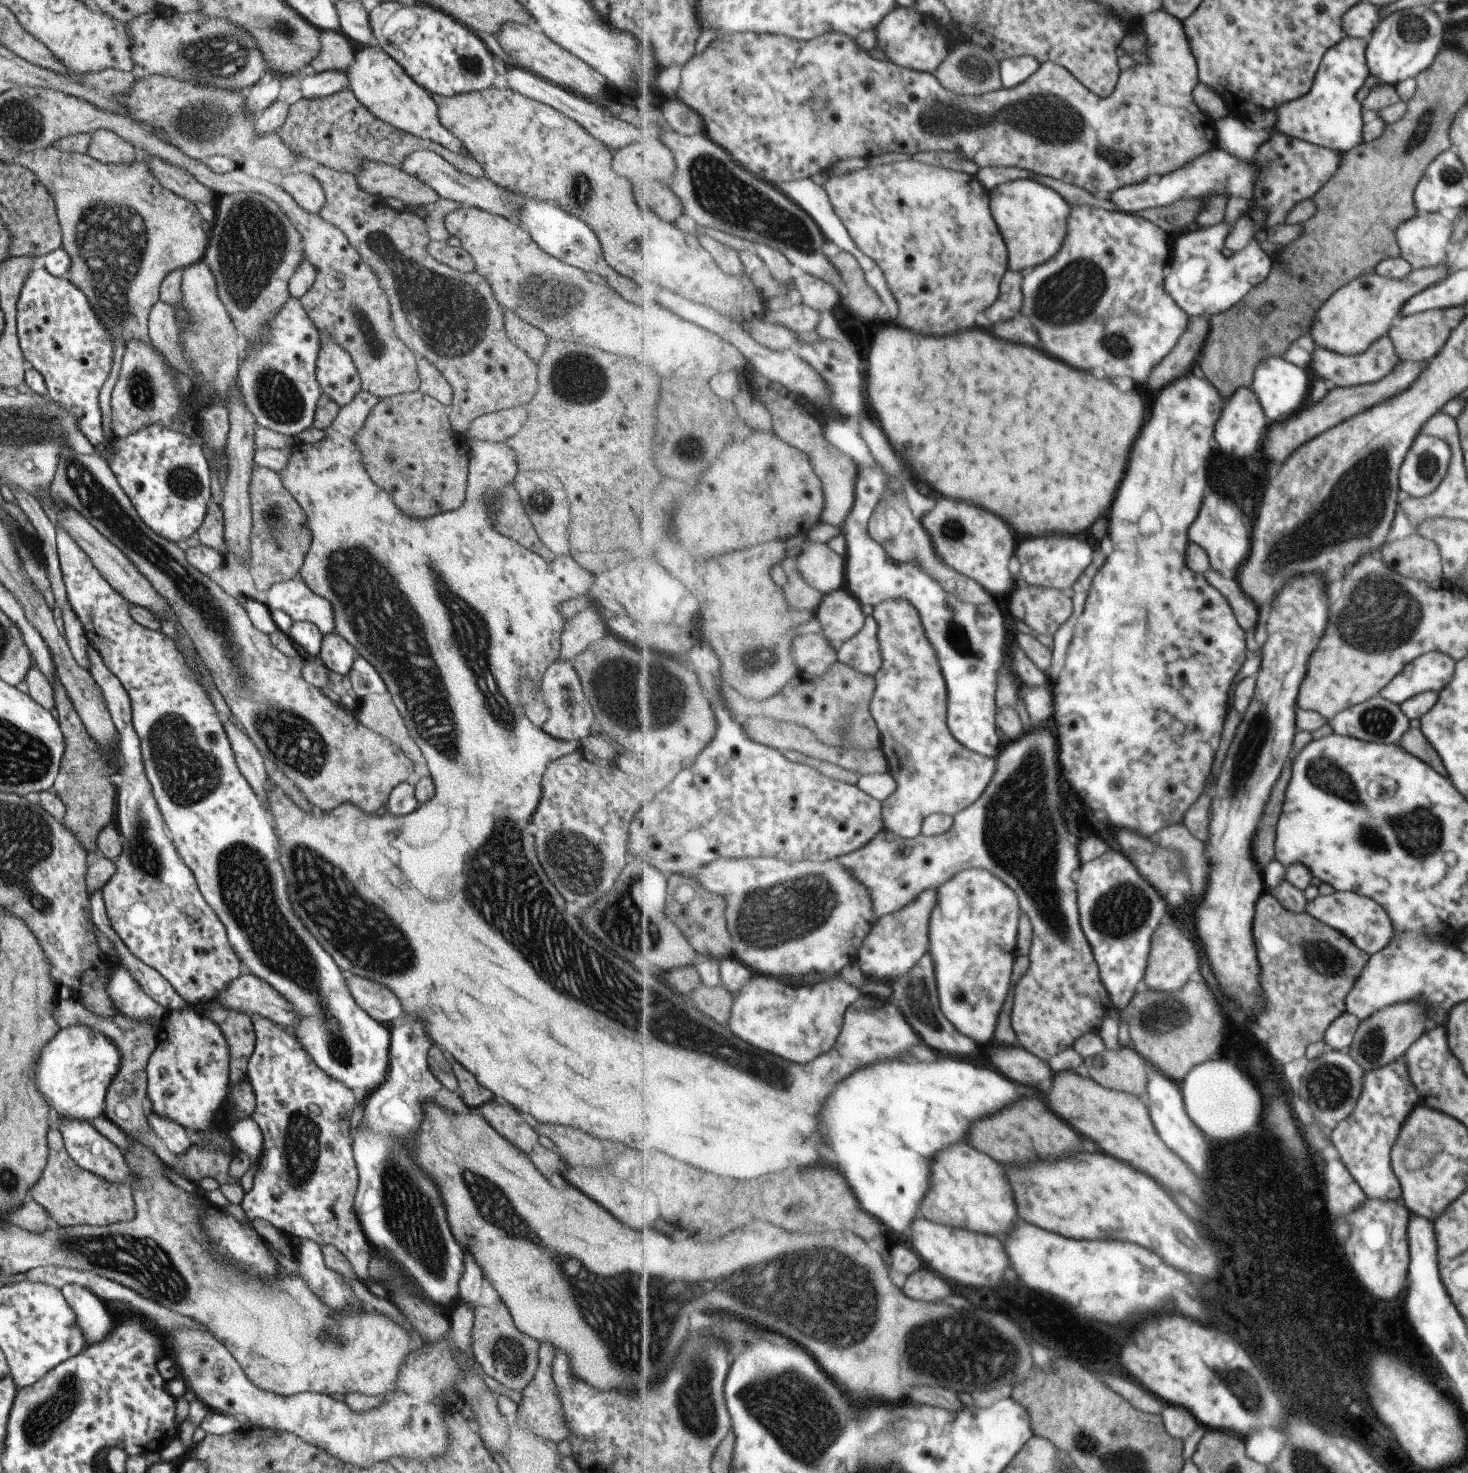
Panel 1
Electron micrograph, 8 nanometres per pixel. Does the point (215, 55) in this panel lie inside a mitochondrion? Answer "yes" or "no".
yes

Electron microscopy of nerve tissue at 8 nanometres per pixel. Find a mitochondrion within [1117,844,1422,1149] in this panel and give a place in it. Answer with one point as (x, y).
(1327, 957)

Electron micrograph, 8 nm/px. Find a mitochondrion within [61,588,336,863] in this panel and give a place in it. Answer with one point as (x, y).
(184, 760)

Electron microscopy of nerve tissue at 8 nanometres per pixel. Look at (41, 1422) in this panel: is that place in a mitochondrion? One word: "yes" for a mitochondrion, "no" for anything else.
yes

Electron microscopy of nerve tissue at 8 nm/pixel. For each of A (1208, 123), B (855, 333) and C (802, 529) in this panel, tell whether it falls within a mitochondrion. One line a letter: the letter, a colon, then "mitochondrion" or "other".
A: other
B: other
C: other

